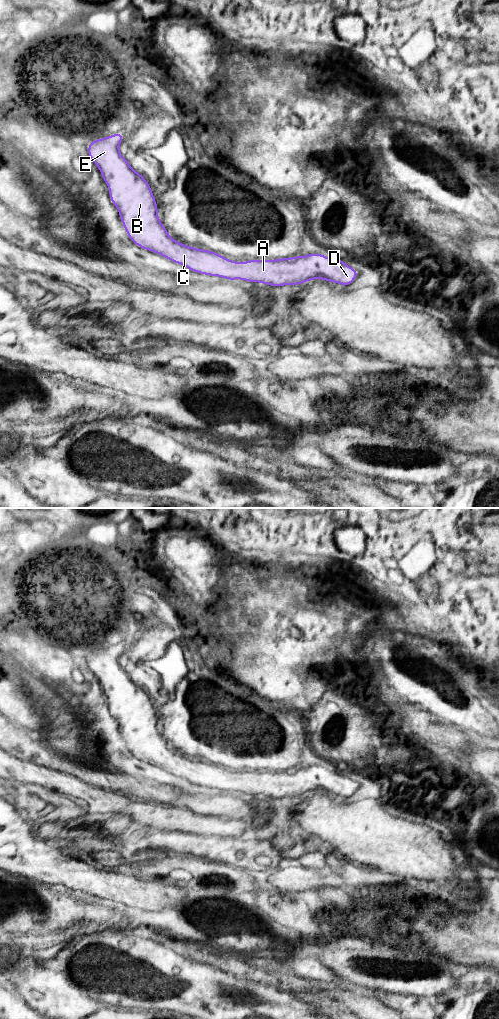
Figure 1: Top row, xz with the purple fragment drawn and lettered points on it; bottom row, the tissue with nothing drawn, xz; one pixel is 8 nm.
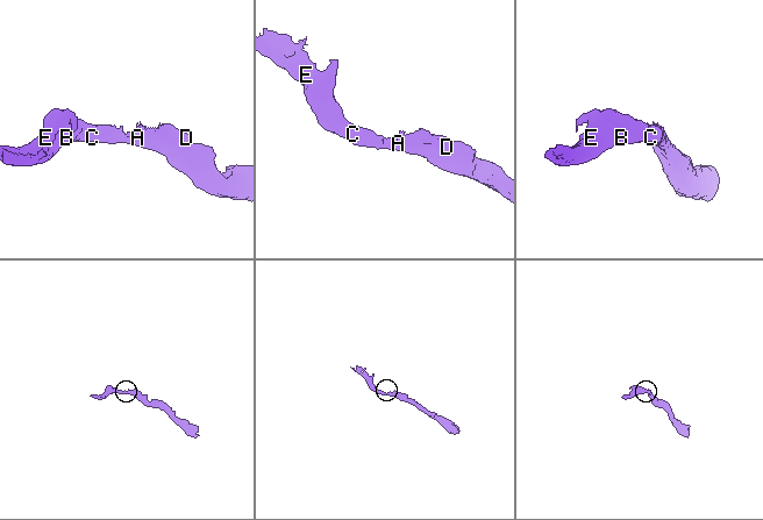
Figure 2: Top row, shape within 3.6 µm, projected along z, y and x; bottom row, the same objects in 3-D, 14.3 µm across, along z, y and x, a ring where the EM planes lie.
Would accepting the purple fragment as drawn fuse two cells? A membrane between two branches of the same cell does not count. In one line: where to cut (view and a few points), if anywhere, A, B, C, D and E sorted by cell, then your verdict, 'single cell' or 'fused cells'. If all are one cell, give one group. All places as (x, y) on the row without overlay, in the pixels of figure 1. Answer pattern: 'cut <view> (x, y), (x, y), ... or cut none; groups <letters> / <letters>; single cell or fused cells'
cut none; groups A B C D E; single cell

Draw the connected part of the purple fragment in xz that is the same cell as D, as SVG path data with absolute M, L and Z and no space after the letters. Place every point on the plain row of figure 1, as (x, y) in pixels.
M121 644L93 652L88 658L88 666L109 699L110 712L118 720L128 749L139 759L200 786L270 798L300 797L316 790L347 798L358 788L358 783L343 772L331 771L320 765L276 772L254 771L243 775L173 752L158 730L157 715L149 695L120 666L122 652Z

